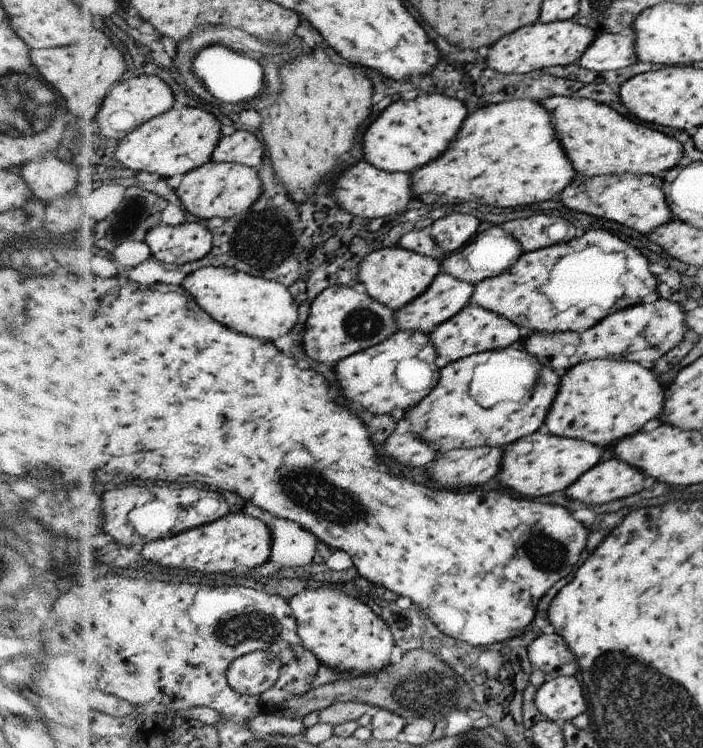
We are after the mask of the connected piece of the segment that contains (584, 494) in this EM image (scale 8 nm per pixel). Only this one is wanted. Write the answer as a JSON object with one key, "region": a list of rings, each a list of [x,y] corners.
{"region":[[[607,456],[565,491],[572,500],[604,504],[641,492],[649,483],[650,479],[641,469]]]}

